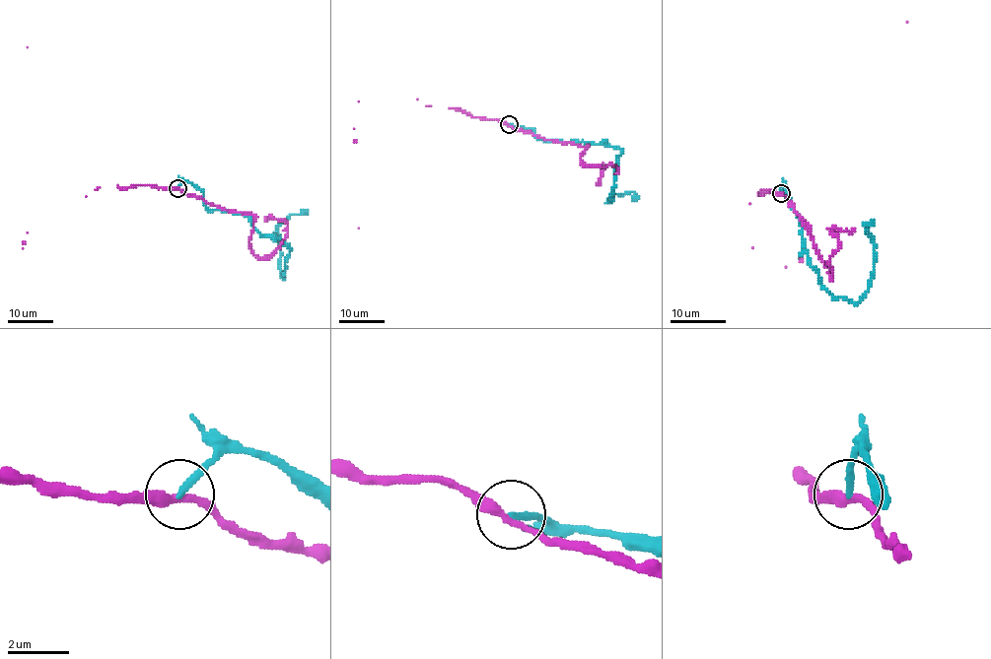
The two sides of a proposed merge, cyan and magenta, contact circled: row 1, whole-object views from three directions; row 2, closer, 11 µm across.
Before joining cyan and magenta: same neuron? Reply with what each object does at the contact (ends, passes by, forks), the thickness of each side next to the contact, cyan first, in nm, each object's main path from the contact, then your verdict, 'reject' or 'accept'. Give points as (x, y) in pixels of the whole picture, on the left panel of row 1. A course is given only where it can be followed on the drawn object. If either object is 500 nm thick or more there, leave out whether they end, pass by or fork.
cyan ends | magenta passes by | 240/280 nm | cyan via (176, 187), (195, 184), (210, 210), (245, 214), (276, 236), (289, 251), (282, 277), (277, 228), (306, 209) | magenta via (176, 189), (145, 184), (97, 187), (27, 46) | reject

